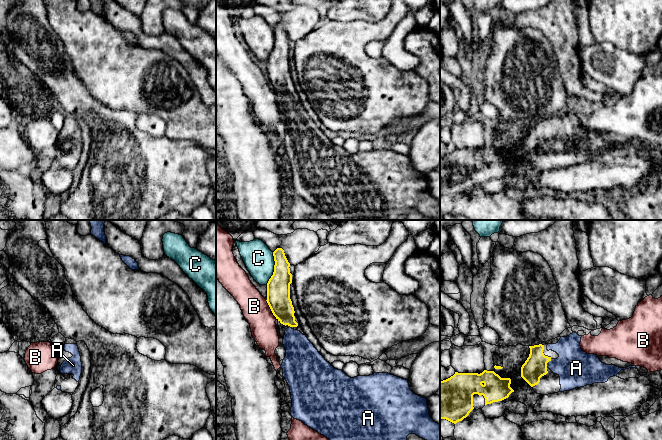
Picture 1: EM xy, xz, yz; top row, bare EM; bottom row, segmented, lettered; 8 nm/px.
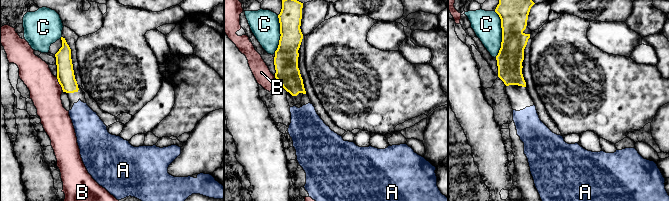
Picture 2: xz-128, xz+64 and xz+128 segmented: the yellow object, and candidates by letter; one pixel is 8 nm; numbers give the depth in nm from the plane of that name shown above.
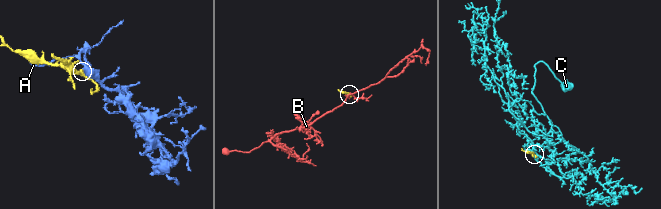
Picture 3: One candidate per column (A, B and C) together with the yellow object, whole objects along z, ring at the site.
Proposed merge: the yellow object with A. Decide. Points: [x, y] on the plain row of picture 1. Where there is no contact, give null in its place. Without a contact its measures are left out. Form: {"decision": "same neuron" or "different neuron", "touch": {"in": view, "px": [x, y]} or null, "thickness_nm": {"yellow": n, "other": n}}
{"decision": "same neuron", "touch": {"in": "yz", "px": [547, 138]}, "thickness_nm": {"yellow": 180, "other": 300}}

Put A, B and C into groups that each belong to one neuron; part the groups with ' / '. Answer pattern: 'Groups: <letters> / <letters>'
Groups: A / B / C

